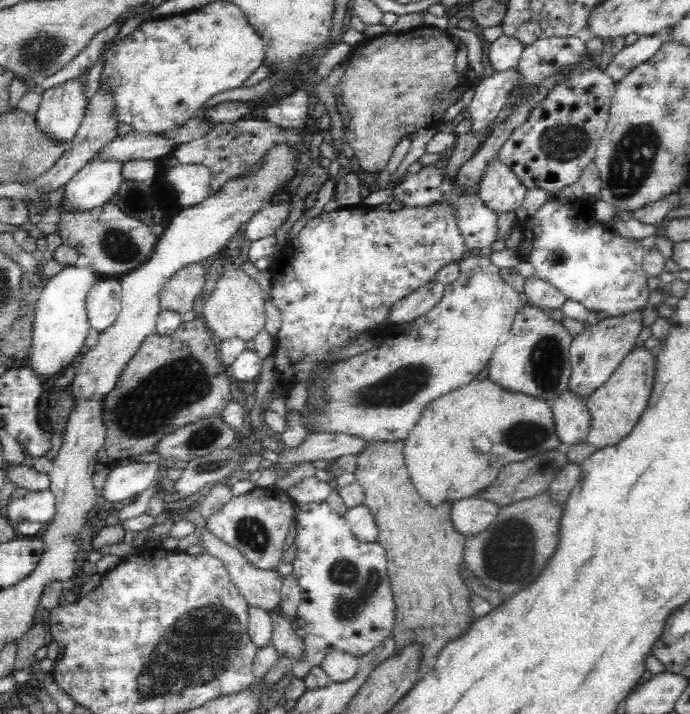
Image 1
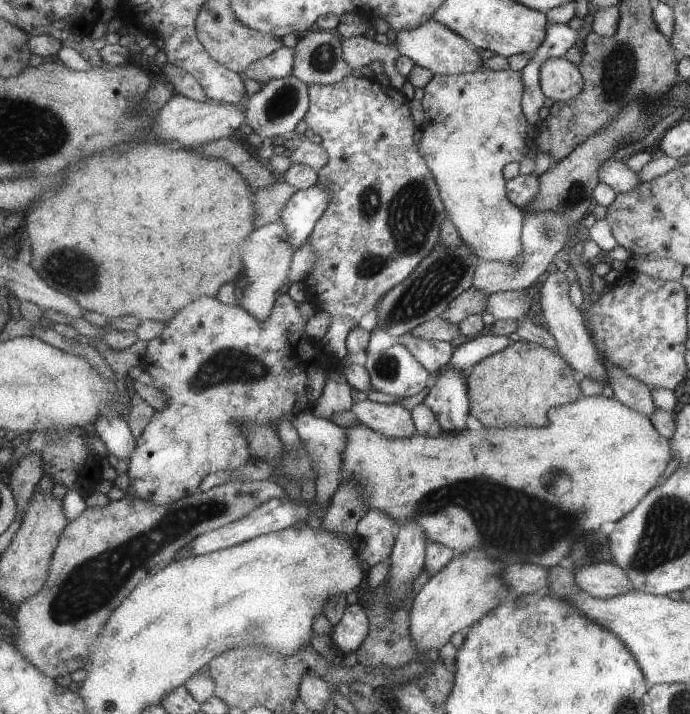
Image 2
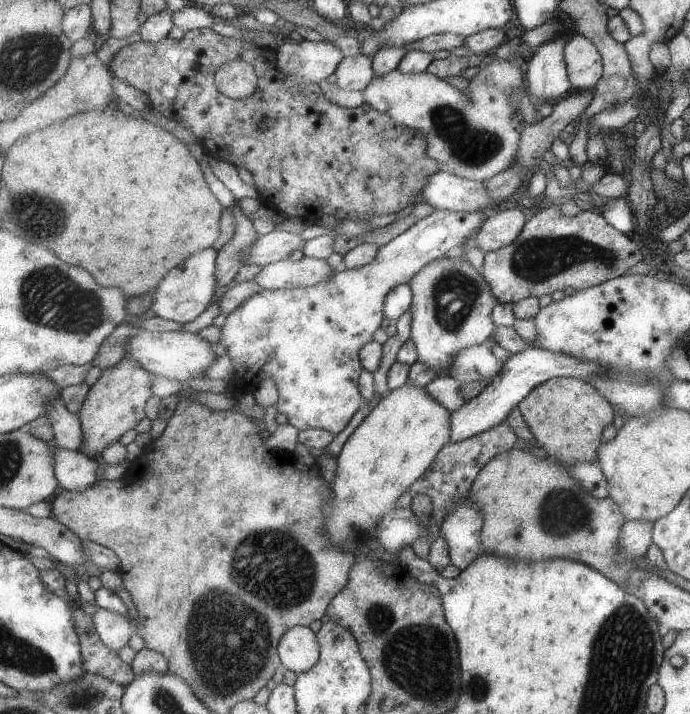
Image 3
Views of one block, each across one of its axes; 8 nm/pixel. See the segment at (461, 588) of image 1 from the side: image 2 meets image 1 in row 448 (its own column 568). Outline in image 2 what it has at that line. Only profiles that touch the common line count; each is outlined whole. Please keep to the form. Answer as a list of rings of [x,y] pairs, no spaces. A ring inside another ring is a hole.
[[[513,342],[503,352],[479,362],[469,376],[471,418],[475,426],[507,428],[549,428],[549,412],[583,398],[579,374],[555,350],[535,342]]]

